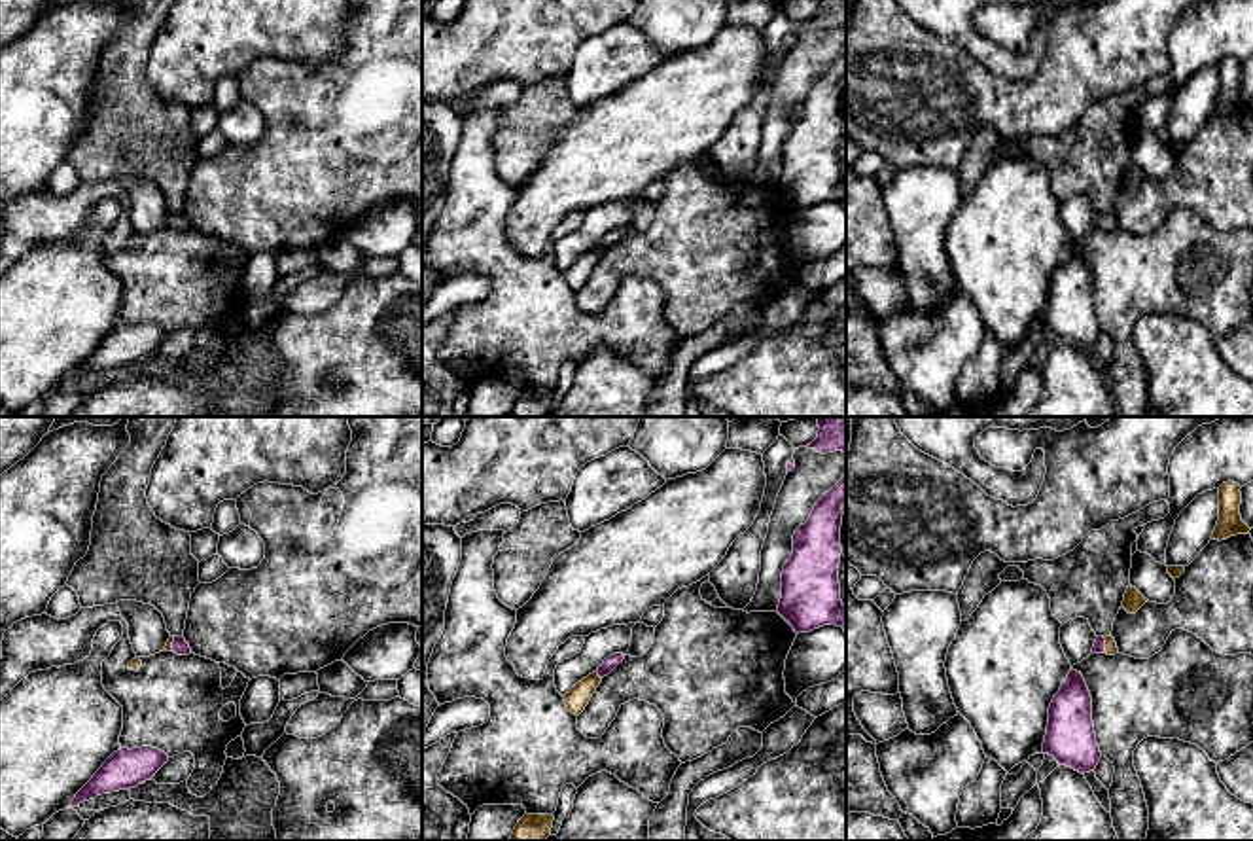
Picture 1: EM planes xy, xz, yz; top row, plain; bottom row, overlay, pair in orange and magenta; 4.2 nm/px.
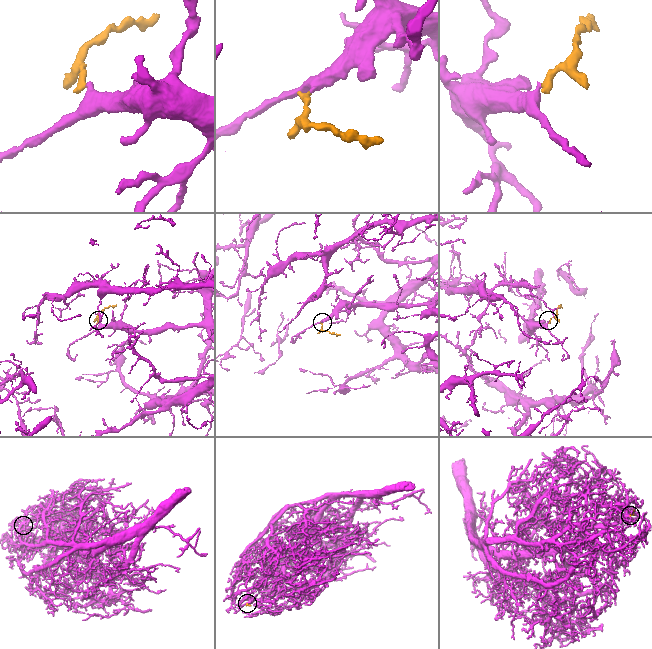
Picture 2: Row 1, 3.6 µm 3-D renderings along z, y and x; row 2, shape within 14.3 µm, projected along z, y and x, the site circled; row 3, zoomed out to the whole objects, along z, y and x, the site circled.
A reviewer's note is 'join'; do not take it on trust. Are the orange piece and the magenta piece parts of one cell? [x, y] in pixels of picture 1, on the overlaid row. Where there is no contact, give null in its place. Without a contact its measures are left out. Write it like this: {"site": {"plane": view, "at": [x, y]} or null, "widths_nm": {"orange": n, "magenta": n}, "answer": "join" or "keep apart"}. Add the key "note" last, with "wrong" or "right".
{"site": {"plane": "xz", "at": [597, 675]}, "widths_nm": {"orange": 90, "magenta": 60}, "answer": "join", "note": "right"}

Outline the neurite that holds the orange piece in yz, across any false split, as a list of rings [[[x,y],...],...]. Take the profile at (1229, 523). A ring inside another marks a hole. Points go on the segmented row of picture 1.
[[[1234,481],[1223,483],[1219,487],[1219,521],[1213,530],[1211,540],[1227,540],[1236,534],[1249,534],[1249,527],[1242,521],[1240,504],[1242,492],[1240,485]]]

